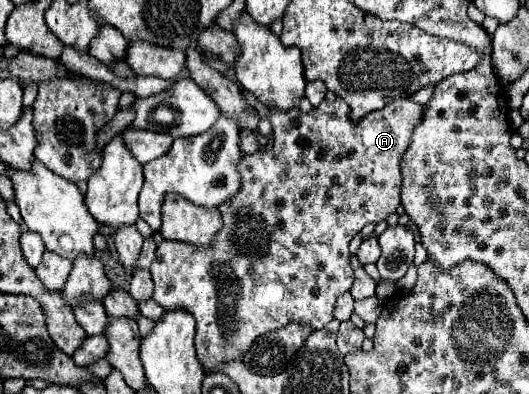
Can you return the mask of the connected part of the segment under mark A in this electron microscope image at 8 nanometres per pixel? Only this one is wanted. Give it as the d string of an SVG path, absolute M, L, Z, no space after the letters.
M401 97L389 105L385 105L383 109L377 109L365 117L361 117L359 121L353 121L349 115L349 105L341 99L337 99L335 103L327 103L321 101L319 107L311 109L309 113L301 113L299 109L291 109L291 111L277 111L271 109L269 111L269 121L273 125L275 131L275 143L271 151L261 151L255 155L245 155L239 163L239 171L241 171L241 191L233 197L231 203L225 203L219 207L221 217L223 217L223 229L219 231L217 239L213 245L209 247L197 247L197 245L187 245L187 243L179 243L179 241L163 241L157 251L155 251L155 259L149 267L149 273L153 277L153 299L165 309L165 311L175 311L175 309L185 309L189 311L195 321L197 321L197 335L195 335L195 347L197 347L197 357L199 363L203 365L203 369L207 373L217 371L219 365L227 363L227 361L235 361L235 359L243 359L243 355L249 351L251 343L267 333L267 331L275 331L285 327L287 323L301 323L301 325L309 325L311 329L323 329L331 319L333 319L333 307L335 307L335 299L349 291L353 285L353 267L349 263L349 241L355 237L355 233L359 233L367 223L379 223L385 221L391 213L395 213L397 205L399 205L399 189L401 189L401 157L405 153L405 149L409 147L409 139L413 133L413 127L421 123L421 115L423 115L423 107L407 97Z

